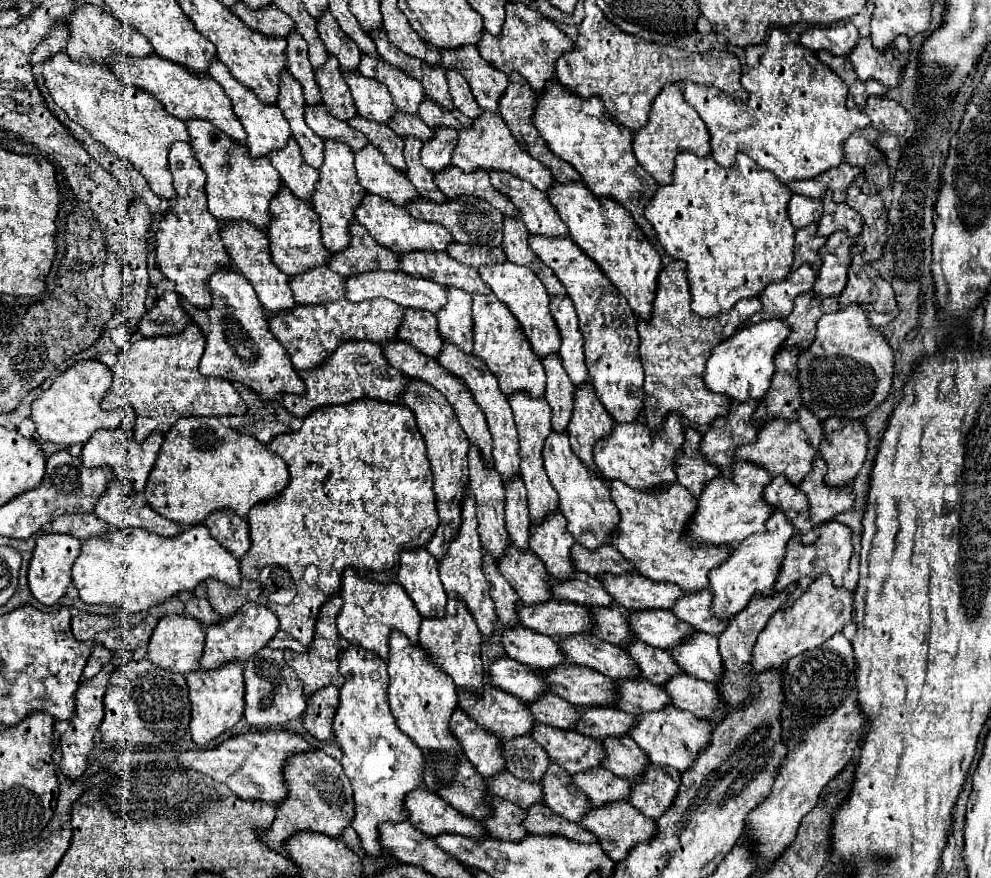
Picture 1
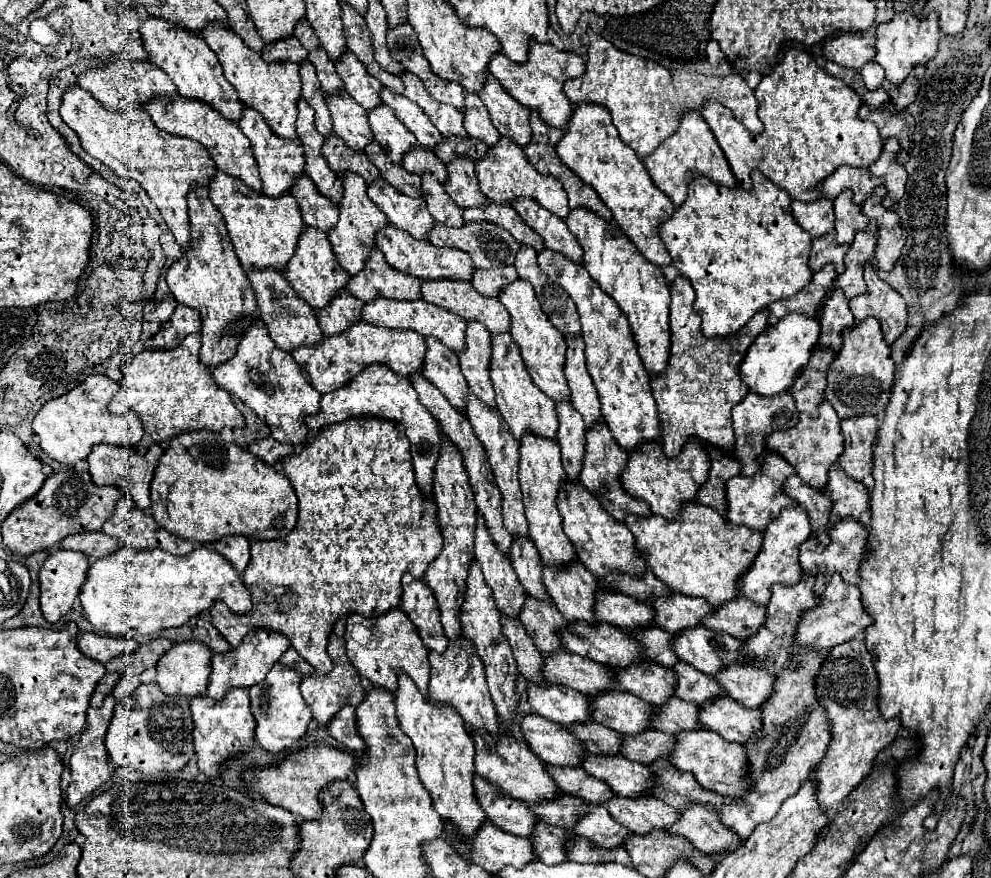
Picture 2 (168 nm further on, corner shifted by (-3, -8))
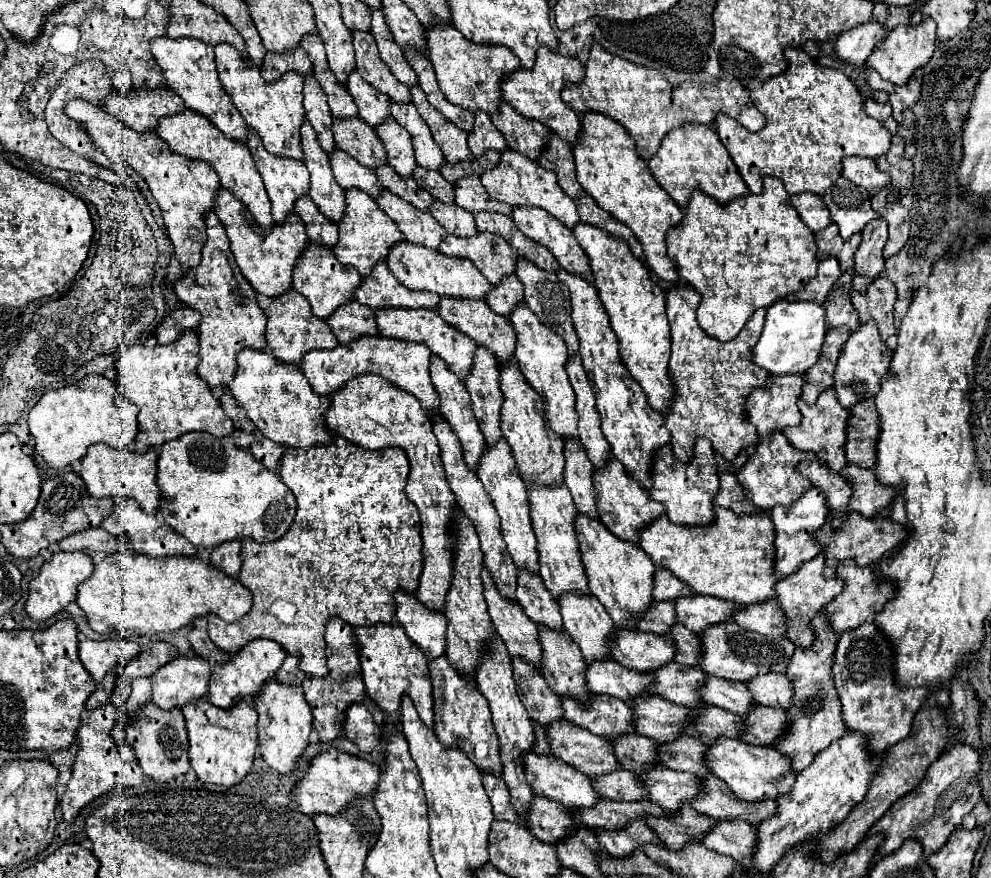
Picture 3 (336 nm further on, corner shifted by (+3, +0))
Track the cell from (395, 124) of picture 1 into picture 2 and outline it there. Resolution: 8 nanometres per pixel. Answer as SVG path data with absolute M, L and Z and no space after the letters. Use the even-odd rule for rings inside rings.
M413 147L413 151L409 151L409 155L405 155L405 163L403 167L415 175L425 175L431 173L433 177L437 177L439 183L447 181L447 169L445 165L439 161L439 157L433 151L425 151L423 147Z

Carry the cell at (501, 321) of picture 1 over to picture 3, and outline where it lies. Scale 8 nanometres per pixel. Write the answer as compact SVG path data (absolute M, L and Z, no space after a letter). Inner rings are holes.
M515 357L507 359L507 367L499 367L499 387L503 393L501 405L501 431L513 449L513 459L523 481L535 483L563 483L563 443L561 435L555 435L545 419L541 395L525 381Z

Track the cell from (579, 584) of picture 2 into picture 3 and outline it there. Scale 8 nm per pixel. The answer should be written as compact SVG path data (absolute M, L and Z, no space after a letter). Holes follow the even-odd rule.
M565 593L559 597L559 607L563 627L581 647L585 661L591 663L595 659L605 659L609 655L607 639L615 631L615 623L599 599L593 595Z

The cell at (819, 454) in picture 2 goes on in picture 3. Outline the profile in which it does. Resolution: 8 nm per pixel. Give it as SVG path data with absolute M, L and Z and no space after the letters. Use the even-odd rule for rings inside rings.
M825 389L815 405L805 405L799 401L799 411L803 415L801 425L783 429L783 435L789 439L791 445L795 445L799 451L813 451L815 457L829 467L829 471L841 471L845 461L845 425L847 425L847 409L843 409L835 397L833 389Z

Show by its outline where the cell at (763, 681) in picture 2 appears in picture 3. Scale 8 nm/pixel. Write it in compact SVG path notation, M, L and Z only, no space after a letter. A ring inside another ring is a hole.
M767 673L751 679L747 683L749 691L753 693L753 701L759 705L781 707L787 709L793 697L793 685L783 673Z

